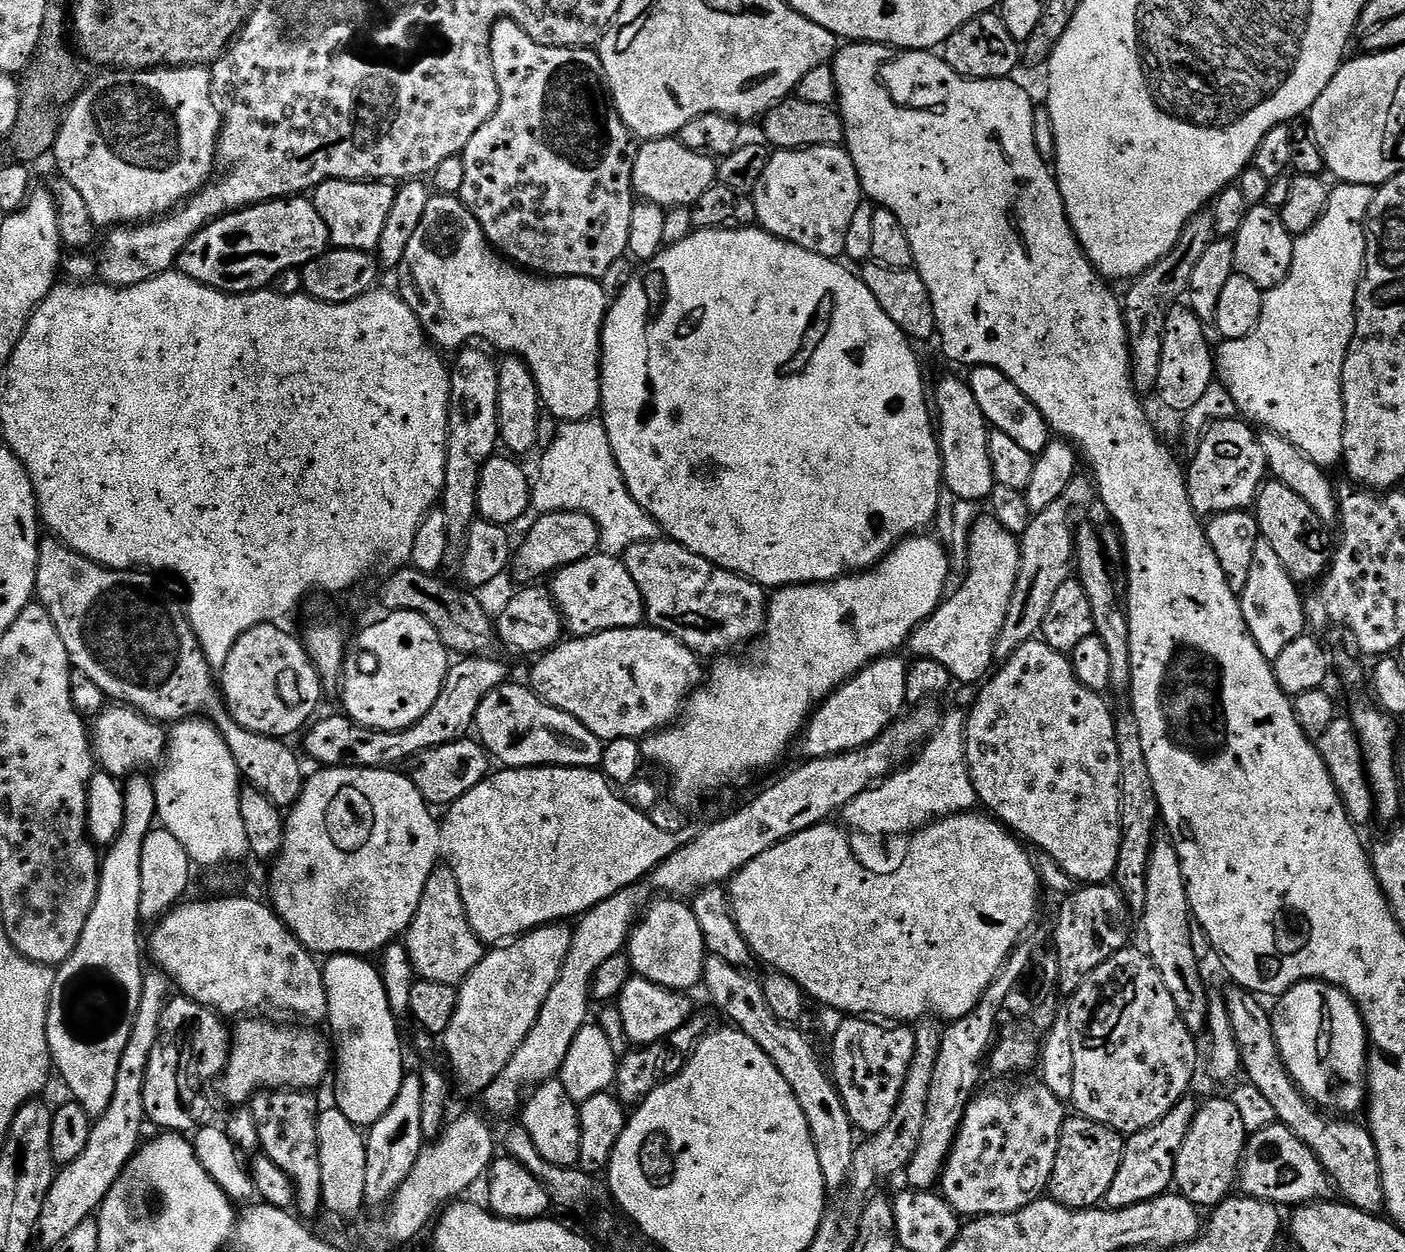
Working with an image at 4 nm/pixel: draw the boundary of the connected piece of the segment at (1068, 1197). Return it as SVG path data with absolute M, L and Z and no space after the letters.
M1079 1114L1073 1115L1073 1117L1073 1120L1072 1117L1065 1119L1060 1131L1058 1154L1054 1158L1054 1170L1050 1181L1050 1196L1056 1203L1073 1210L1095 1208L1105 1199L1111 1183L1114 1182L1119 1163L1122 1162L1125 1141L1122 1139L1121 1133L1116 1132L1113 1128L1107 1128L1098 1122L1087 1120L1085 1116Z

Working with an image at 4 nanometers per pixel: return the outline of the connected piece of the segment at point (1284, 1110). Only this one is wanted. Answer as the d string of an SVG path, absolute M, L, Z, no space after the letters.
M1235 986L1229 987L1229 992L1222 996L1224 1005L1228 1008L1228 1017L1232 1023L1234 1030L1234 1038L1240 1047L1240 1062L1242 1072L1247 1083L1257 1087L1262 1092L1263 1097L1274 1106L1274 1114L1277 1121L1286 1125L1286 1127L1294 1133L1311 1151L1319 1158L1319 1162L1323 1171L1326 1173L1327 1179L1331 1181L1340 1191L1339 1199L1344 1204L1356 1209L1357 1212L1367 1212L1376 1214L1385 1207L1384 1191L1382 1190L1382 1174L1380 1173L1380 1163L1378 1162L1377 1147L1374 1146L1371 1131L1365 1125L1358 1125L1352 1122L1338 1122L1336 1120L1328 1120L1324 1118L1312 1104L1310 1100L1300 1091L1293 1082L1292 1077L1284 1071L1284 1064L1280 1061L1280 1052L1277 1050L1276 1039L1272 1036L1272 1020L1269 1013L1264 1012L1264 1008L1260 1004L1255 1004L1253 993L1245 992L1243 988Z

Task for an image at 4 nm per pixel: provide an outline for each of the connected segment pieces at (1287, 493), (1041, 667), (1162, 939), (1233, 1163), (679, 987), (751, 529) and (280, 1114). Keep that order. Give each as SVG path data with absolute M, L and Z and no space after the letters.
M1272 478L1272 486L1266 486L1266 492L1260 493L1262 500L1256 500L1254 515L1263 543L1266 542L1272 547L1273 554L1280 559L1281 566L1285 568L1281 569L1289 577L1297 581L1315 581L1330 564L1329 553L1324 553L1324 536L1320 533L1321 513L1310 507L1301 496L1294 494L1290 486L1275 478Z
M1040 638L1023 644L1009 660L1003 661L999 667L1000 673L996 677L995 675L991 677L992 684L985 683L979 689L976 702L966 716L964 756L968 760L968 773L976 791L977 801L981 805L985 804L989 808L987 809L989 813L997 812L997 814L992 814L995 814L999 823L1015 833L1017 837L1023 838L1029 845L1048 854L1052 862L1056 863L1075 882L1091 886L1111 881L1116 874L1116 863L1120 853L1120 763L1116 745L1116 720L1111 710L1108 709L1107 702L1104 701L1105 697L1099 692L1091 692L1089 688L1078 683L1072 670L1071 659L1063 652L1056 652Z
M1164 834L1157 835L1148 850L1148 868L1144 872L1144 906L1139 916L1140 924L1144 927L1143 947L1162 982L1166 982L1166 990L1170 990L1184 1025L1189 1030L1203 1029L1206 1024L1206 999L1202 993L1196 992L1200 988L1200 964L1192 949L1193 925L1190 923L1188 895L1176 848Z
M1231 1099L1208 1100L1205 1104L1201 1103L1196 1109L1196 1117L1189 1133L1176 1153L1174 1184L1179 1195L1197 1206L1215 1206L1225 1199L1224 1187L1237 1171L1245 1139L1243 1124Z
M676 898L656 900L644 917L635 921L628 937L626 955L631 971L643 980L654 982L672 992L687 993L701 983L702 961L706 956L702 930L698 926L696 913L687 903Z
M721 226L719 228L696 228L689 231L682 239L669 243L667 247L656 253L647 265L648 273L632 280L620 292L620 297L611 301L608 314L604 317L604 332L600 335L600 407L602 409L602 423L608 431L610 446L616 455L618 466L624 475L626 486L638 502L638 506L645 508L655 518L660 531L667 539L689 548L694 554L706 558L711 564L717 564L748 580L753 580L765 590L789 588L792 584L826 584L840 579L841 576L863 572L876 567L893 548L902 540L919 533L936 516L940 508L940 492L942 493L942 473L940 470L940 447L936 441L934 416L930 411L930 396L924 392L924 376L920 373L920 360L916 357L913 341L900 327L878 306L878 298L870 294L870 286L856 273L843 268L839 259L830 256L820 256L817 252L789 244L780 240L774 234L764 231L759 226L752 228L732 228Z
M278 1088L257 1092L250 1101L250 1111L256 1123L256 1133L260 1138L260 1148L263 1155L270 1157L274 1162L274 1166L278 1166L278 1170L286 1170L286 1174L294 1182L296 1187L296 1208L301 1217L316 1216L324 1208L322 1166L318 1158L320 1143L318 1142L318 1126L316 1125L318 1107L316 1108L316 1100L312 1096L315 1095L308 1090Z

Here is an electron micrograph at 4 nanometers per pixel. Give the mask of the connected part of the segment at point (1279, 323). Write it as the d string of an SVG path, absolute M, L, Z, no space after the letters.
M1340 182L1335 186L1337 188L1333 187L1329 191L1328 201L1324 206L1323 212L1316 217L1315 222L1304 233L1295 237L1294 260L1288 271L1288 276L1278 286L1269 288L1264 292L1262 312L1254 328L1244 338L1224 340L1221 343L1220 356L1218 352L1219 375L1221 372L1228 379L1228 388L1232 391L1232 400L1245 412L1243 415L1253 425L1264 424L1260 426L1263 426L1267 431L1273 432L1274 434L1282 434L1282 438L1294 442L1294 446L1298 446L1298 450L1302 450L1314 463L1321 466L1329 466L1328 464L1334 463L1335 460L1337 463L1338 460L1338 426L1344 423L1342 366L1346 362L1348 347L1356 333L1356 285L1360 283L1360 275L1364 273L1364 259L1366 258L1366 250L1368 249L1366 221L1374 191L1373 185L1370 184L1346 184Z

